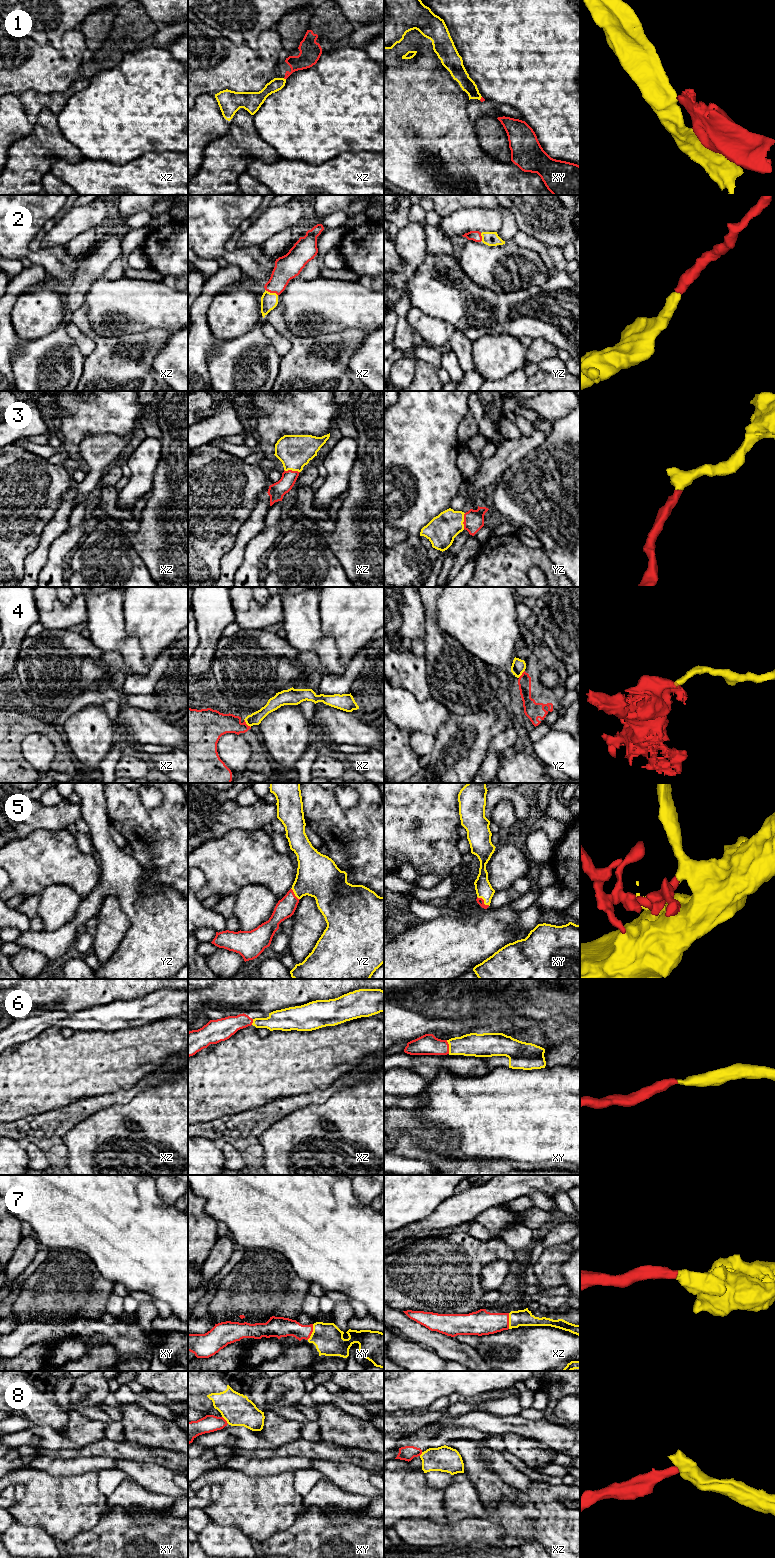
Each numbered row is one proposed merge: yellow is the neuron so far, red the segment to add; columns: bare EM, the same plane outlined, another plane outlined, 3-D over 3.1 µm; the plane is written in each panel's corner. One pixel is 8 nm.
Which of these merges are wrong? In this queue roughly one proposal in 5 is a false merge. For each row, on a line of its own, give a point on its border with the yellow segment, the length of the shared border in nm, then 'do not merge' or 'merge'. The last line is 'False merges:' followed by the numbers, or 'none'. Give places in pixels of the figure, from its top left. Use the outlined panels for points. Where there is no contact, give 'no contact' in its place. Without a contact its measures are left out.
1: xz (283, 78) | 30 nm | do not merge
2: xz (271, 293) | 120 nm | merge
3: xz (292, 470) | 130 nm | merge
4: xz (246, 723) | 90 nm | do not merge
5: xy (484, 901) | 130 nm | merge
6: xy (449, 1047) | 110 nm | merge
7: xy (312, 1332) | 140 nm | merge
8: xy (225, 1419) | 80 nm | do not merge
False merges: 1, 4, 8

